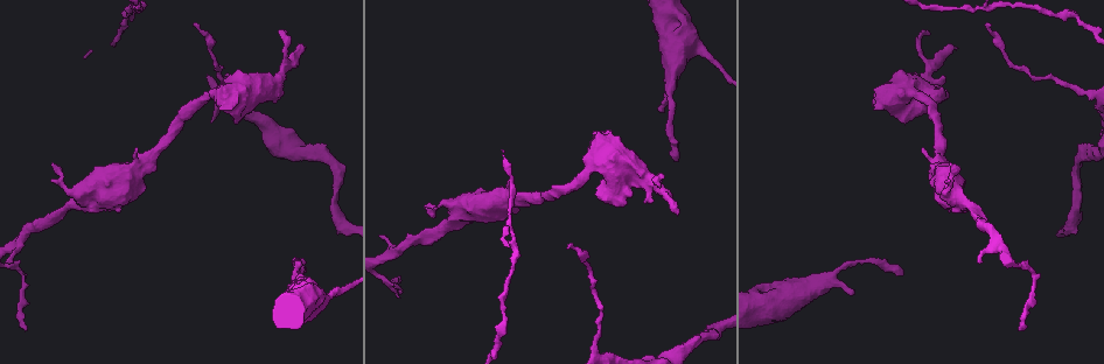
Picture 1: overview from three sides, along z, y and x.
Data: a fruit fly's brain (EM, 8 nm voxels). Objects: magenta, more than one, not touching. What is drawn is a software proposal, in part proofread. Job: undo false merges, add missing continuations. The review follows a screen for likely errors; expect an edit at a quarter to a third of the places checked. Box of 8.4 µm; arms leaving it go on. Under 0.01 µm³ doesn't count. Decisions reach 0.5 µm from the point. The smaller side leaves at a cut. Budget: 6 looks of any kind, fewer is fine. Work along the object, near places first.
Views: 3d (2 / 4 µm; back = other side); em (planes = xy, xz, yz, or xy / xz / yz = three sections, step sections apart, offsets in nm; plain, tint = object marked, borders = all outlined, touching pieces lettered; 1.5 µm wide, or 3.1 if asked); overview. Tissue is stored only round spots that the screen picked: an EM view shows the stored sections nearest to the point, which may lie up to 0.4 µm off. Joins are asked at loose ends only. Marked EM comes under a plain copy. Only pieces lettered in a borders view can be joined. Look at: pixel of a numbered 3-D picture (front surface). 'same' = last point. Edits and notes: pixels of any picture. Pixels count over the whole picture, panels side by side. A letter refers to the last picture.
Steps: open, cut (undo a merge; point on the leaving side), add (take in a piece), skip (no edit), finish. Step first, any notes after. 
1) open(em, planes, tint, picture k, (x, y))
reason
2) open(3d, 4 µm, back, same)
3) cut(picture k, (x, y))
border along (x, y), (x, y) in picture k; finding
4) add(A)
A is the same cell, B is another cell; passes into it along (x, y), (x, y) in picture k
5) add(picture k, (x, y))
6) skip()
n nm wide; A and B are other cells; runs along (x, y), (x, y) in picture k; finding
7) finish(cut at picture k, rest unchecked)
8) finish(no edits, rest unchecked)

open(em, xy, step 8, tint, picture 1, (569, 249))
free end

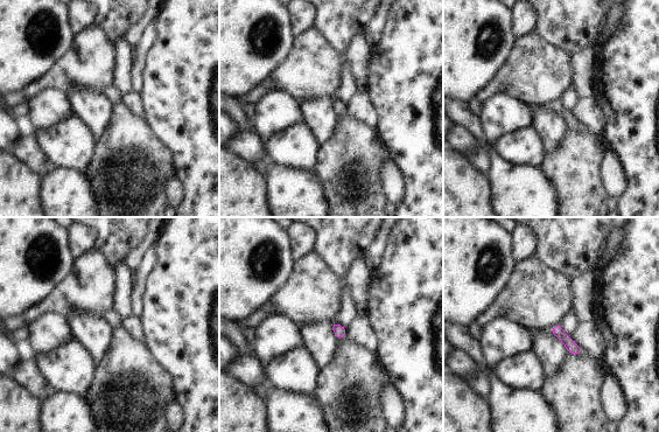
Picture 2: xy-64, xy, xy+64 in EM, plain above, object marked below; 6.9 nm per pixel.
open(em, planes, borders, same)
another direction

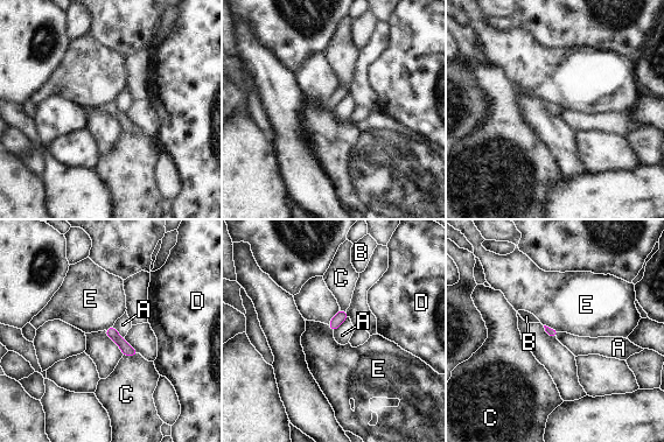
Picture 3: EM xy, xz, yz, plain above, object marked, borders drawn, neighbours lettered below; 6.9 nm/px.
skip()
A, B, C, D and E are other cells; border along (348, 316), (334, 331) in picture 3; none of them fits

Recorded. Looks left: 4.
open(3d, 4 µm, picture 1, (633, 195))
stops while still wide

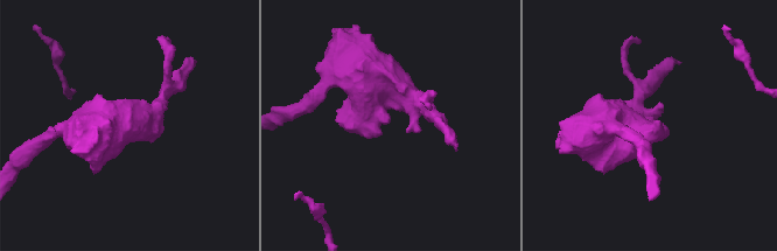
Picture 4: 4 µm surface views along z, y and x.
open(em, xy, step 8, tint, picture 4, (652, 119))
arms of 300, 750 nm; need the tissue

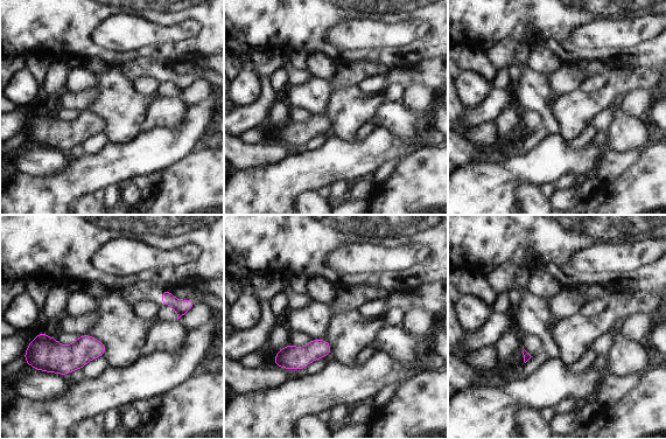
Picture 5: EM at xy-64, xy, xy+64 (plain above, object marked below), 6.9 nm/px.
open(em, xy, step 8, borders, same)

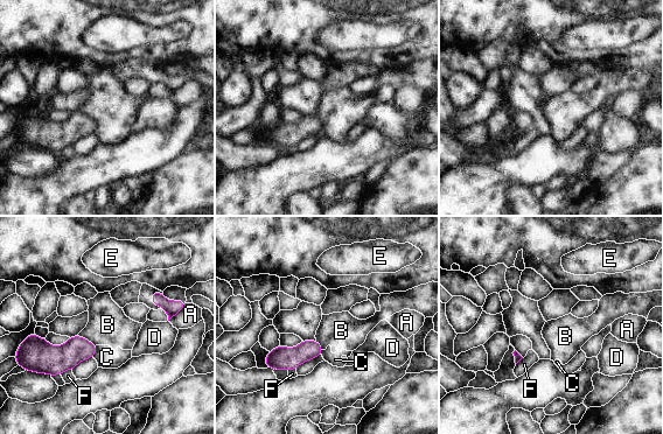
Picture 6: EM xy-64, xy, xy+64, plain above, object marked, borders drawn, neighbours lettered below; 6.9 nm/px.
skip()
B touches over 140 nm; A, B, C, D, E and F are other cells; none of them fits

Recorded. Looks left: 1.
finish(no edits, rest unchecked)

